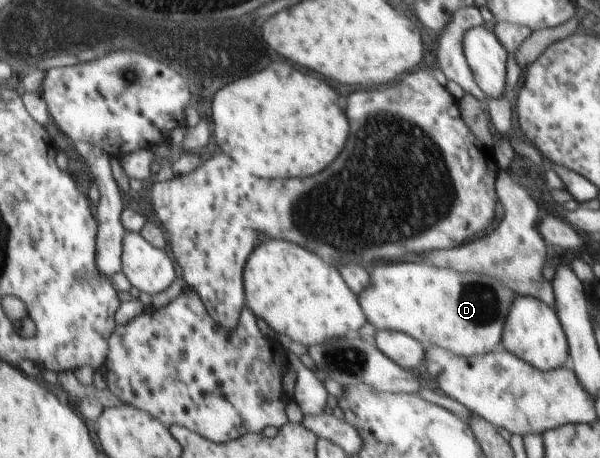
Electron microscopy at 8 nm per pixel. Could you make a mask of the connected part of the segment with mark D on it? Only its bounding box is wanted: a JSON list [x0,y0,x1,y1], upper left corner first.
[357,261,516,356]

